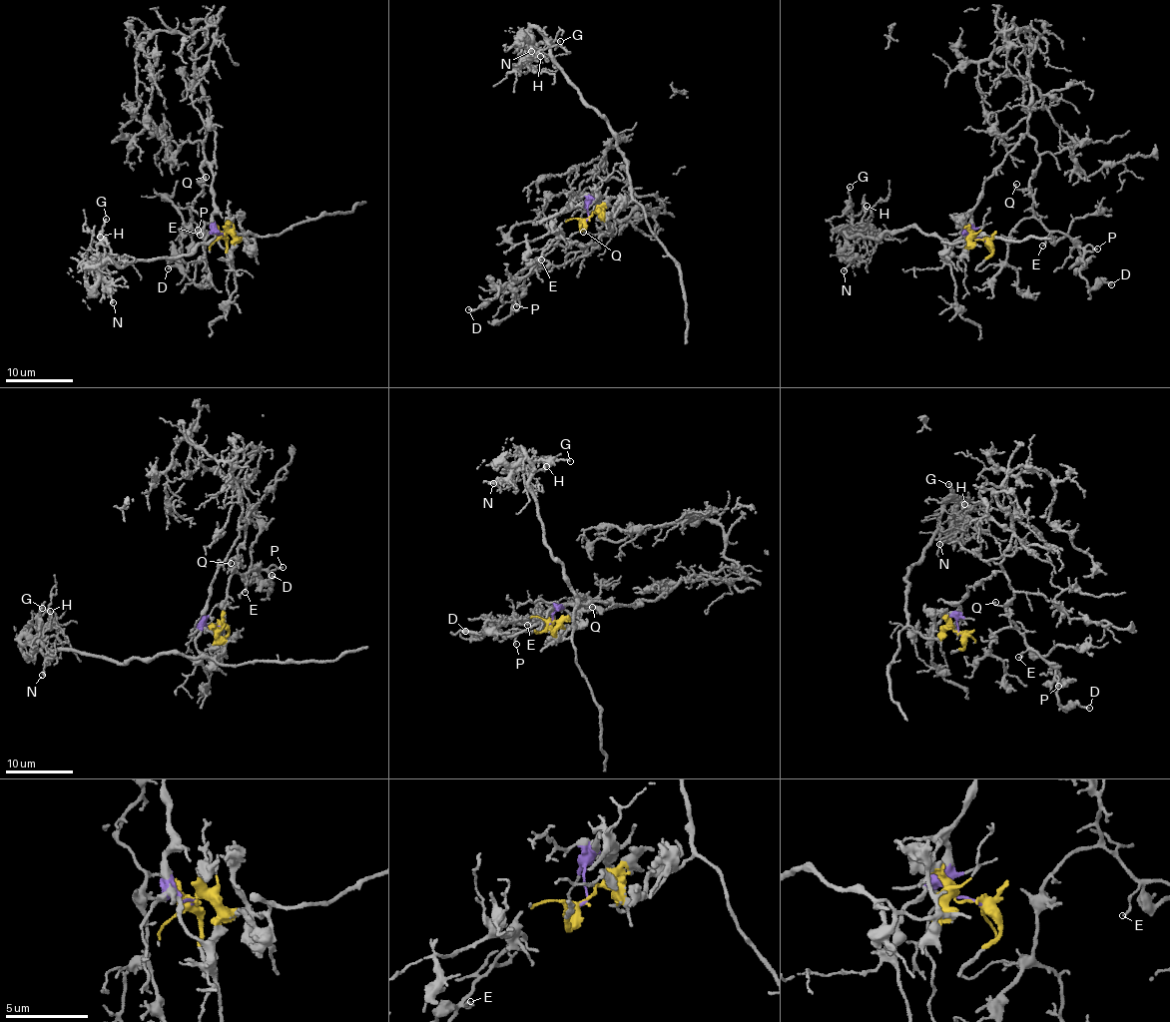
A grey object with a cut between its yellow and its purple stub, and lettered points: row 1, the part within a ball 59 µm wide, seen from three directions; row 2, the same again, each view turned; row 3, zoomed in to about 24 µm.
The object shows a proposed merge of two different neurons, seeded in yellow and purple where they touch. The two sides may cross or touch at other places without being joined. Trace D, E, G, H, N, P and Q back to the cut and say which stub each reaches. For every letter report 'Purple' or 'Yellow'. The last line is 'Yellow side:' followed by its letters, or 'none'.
D: Purple
E: Purple
G: Yellow
H: Yellow
N: Yellow
P: Purple
Q: Purple
Yellow side: G, H, N

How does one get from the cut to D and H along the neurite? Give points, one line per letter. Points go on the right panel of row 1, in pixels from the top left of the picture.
D: (983, 240), (972, 235), (982, 182), (1026, 135), (1039, 157), (1034, 218), (1070, 239), (1088, 285), (1112, 284)
H: (983, 240), (956, 247), (908, 226), (883, 232), (879, 239), (848, 238), (845, 227), (860, 222), (866, 206)

